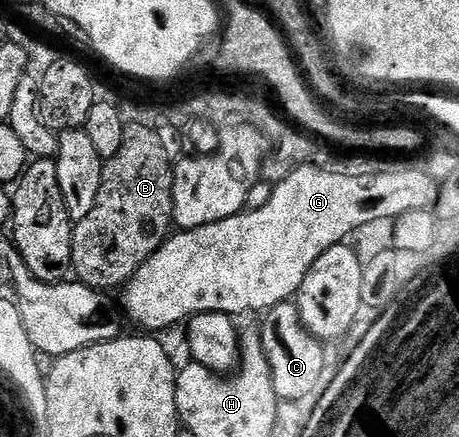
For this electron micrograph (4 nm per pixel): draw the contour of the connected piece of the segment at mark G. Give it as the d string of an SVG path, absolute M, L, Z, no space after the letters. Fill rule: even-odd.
M408 164L401 165L401 168L398 172L385 172L383 176L342 176L340 172L330 172L329 170L324 170L321 166L303 166L302 168L298 168L297 170L291 171L288 177L281 178L279 182L275 183L274 189L272 191L272 195L270 196L270 204L266 204L262 208L258 208L257 210L245 209L243 212L235 214L234 216L230 216L226 220L222 220L221 222L214 224L206 224L204 227L194 228L193 230L185 230L181 229L179 232L173 233L171 236L167 238L162 244L162 248L158 248L158 252L154 252L154 256L150 256L150 260L146 260L146 264L142 264L142 268L138 268L138 272L135 274L132 279L128 281L128 283L123 287L122 293L124 293L124 302L122 301L122 310L125 315L128 314L133 318L134 321L137 322L140 326L145 326L145 331L148 332L160 332L156 330L168 330L171 326L176 326L179 324L187 323L189 318L193 318L196 314L205 314L206 312L222 312L223 314L230 314L233 316L241 316L240 314L248 314L251 310L261 310L261 312L267 312L272 309L273 306L277 306L280 302L289 301L295 295L296 291L299 290L300 285L302 284L302 280L306 280L306 272L310 272L310 268L314 264L314 260L318 260L318 256L322 256L322 252L326 252L326 248L330 248L331 246L339 246L345 240L348 240L348 237L351 236L355 230L360 230L363 226L372 226L375 222L384 222L387 220L395 220L400 218L404 213L414 212L415 210L427 210L429 208L435 207L437 205L437 197L438 197L438 182L428 175L427 171L424 168L418 168L415 170L414 167L408 166Z

